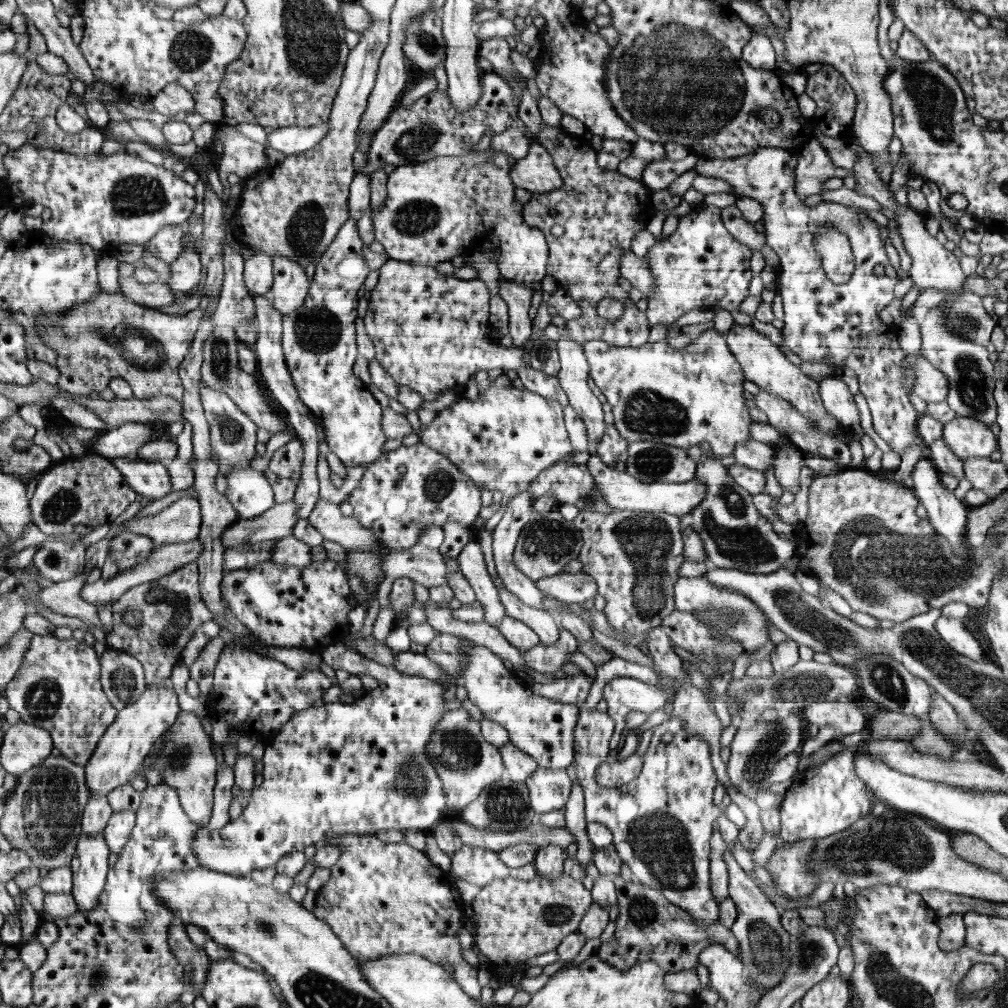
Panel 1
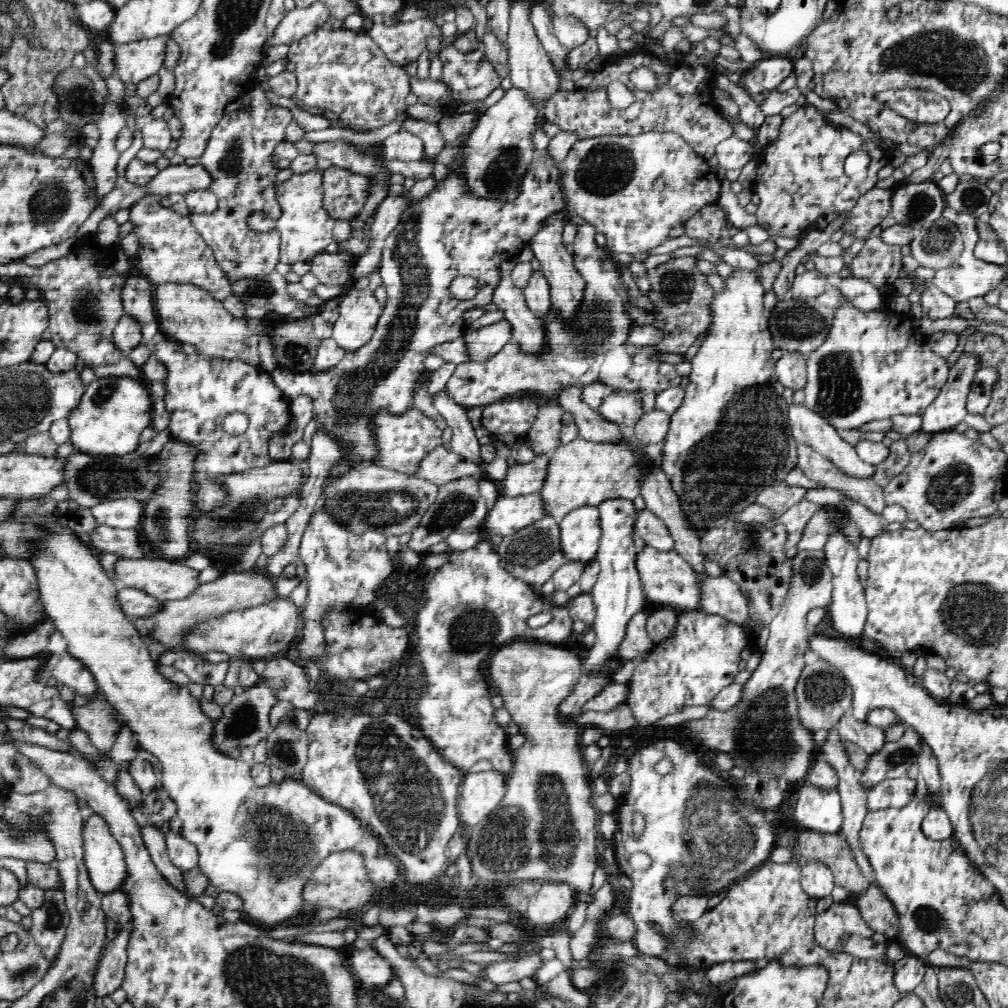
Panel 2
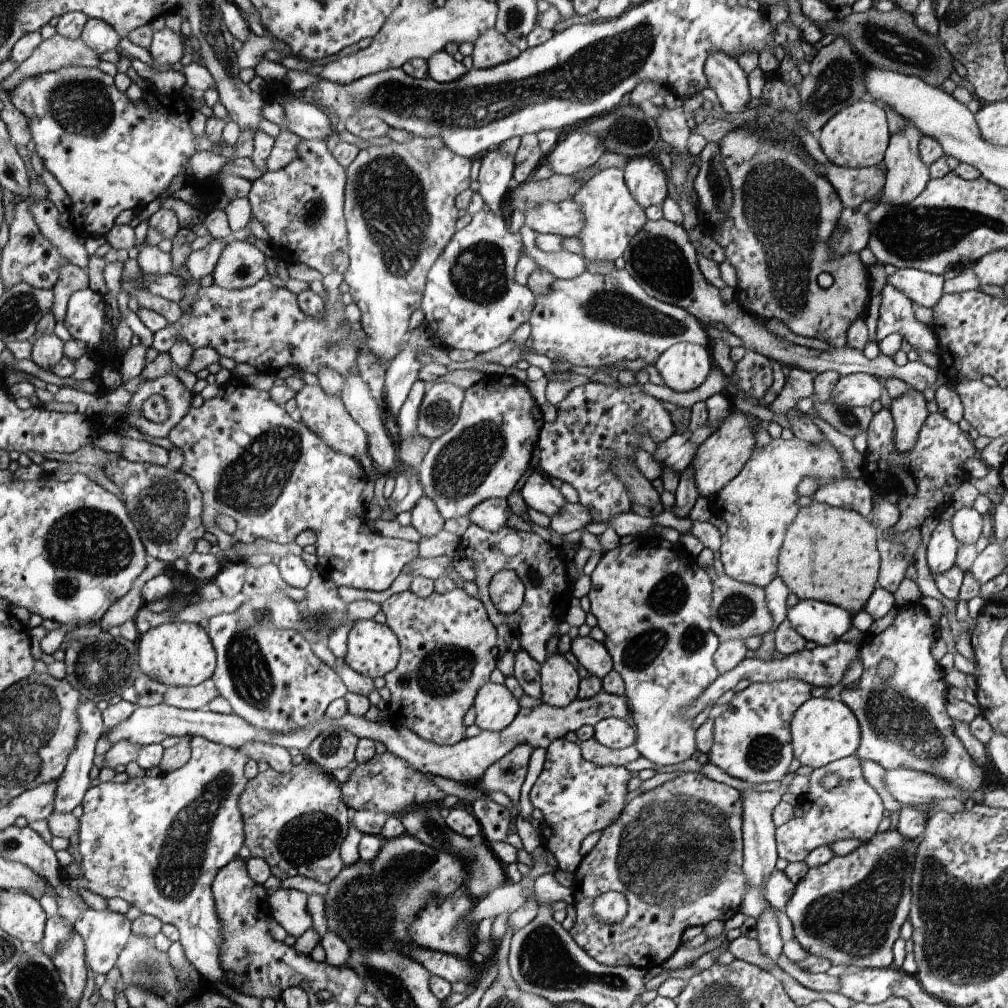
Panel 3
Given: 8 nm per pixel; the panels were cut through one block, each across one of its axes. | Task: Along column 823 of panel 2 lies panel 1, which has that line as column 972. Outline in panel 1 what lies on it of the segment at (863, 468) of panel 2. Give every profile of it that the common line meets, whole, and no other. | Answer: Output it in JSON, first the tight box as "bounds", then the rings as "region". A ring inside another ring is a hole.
{"bounds":[943,417,999,462],"region":[[[954,417],[943,424],[943,439],[962,462],[968,456],[990,457],[999,448],[990,427],[974,418]]]}

